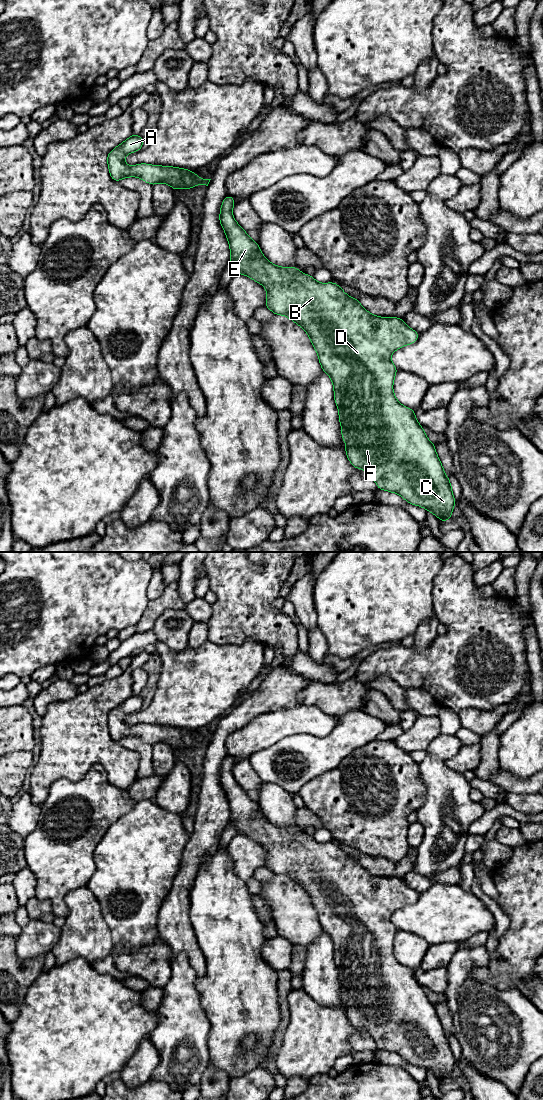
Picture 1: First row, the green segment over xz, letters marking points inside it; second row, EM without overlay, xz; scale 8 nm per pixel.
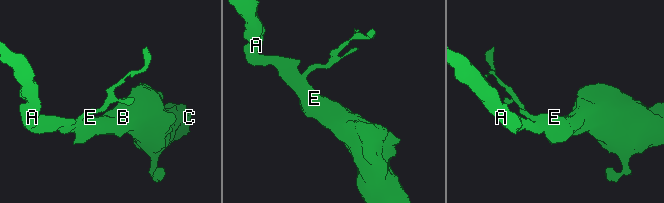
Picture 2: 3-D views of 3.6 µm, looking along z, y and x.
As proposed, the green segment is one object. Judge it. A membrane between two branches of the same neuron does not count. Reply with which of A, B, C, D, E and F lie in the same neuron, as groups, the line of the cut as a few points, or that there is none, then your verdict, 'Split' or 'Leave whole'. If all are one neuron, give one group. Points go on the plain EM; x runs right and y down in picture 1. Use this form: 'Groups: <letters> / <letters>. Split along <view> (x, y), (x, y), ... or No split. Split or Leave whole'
Groups: A B C D E F. No split. Leave whole

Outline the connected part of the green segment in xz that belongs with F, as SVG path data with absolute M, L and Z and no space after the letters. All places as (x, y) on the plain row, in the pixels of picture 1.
M227 755L222 762L219 775L220 784L224 789L225 795L228 799L228 803L230 806L229 824L233 824L236 827L237 834L246 835L250 837L252 840L258 842L259 844L265 847L267 852L267 859L265 866L268 869L270 869L275 875L284 875L288 877L290 880L298 884L303 890L305 890L308 896L310 897L311 903L317 912L319 923L322 927L322 930L329 935L333 943L334 959L338 968L339 981L342 989L341 996L346 1004L345 1013L350 1023L353 1025L354 1028L363 1029L364 1031L366 1031L370 1035L370 1037L375 1040L376 1045L380 1050L385 1050L399 1054L409 1064L423 1067L428 1072L432 1072L435 1076L437 1076L441 1080L441 1082L450 1080L450 1076L452 1075L453 1067L456 1063L456 1060L452 1054L452 1046L450 1040L446 1036L441 1021L438 1018L438 1015L435 1011L435 1005L427 998L423 990L423 987L418 983L417 978L415 977L415 971L400 964L393 952L393 942L395 939L395 934L397 933L398 930L391 921L391 915L395 910L400 909L405 905L413 904L418 899L419 893L408 887L402 878L397 877L387 878L370 874L358 862L356 857L355 858L349 857L341 849L341 847L334 842L329 842L325 844L319 843L313 838L313 836L309 836L305 833L302 833L296 827L279 827L269 822L262 814L258 803L253 801L244 791L244 789L235 781L232 774L234 764L235 764L234 758L232 756Z

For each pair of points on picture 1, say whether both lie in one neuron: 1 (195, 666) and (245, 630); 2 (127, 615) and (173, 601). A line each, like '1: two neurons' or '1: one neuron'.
1: two neurons
2: two neurons

